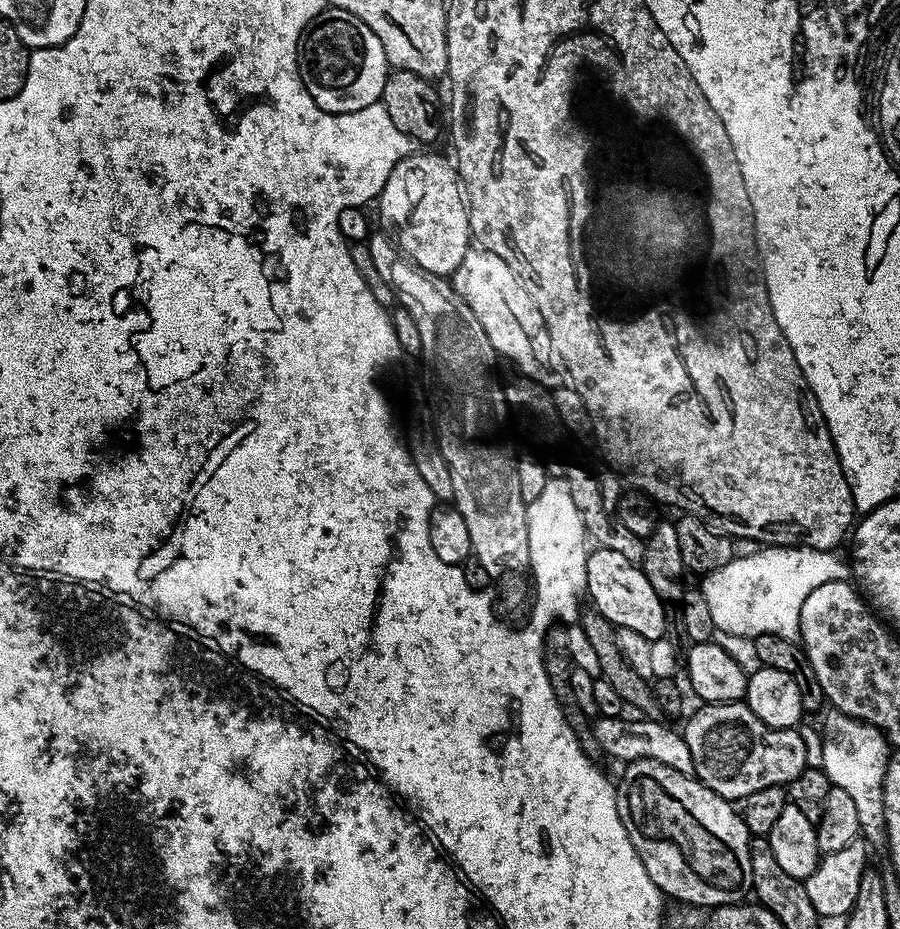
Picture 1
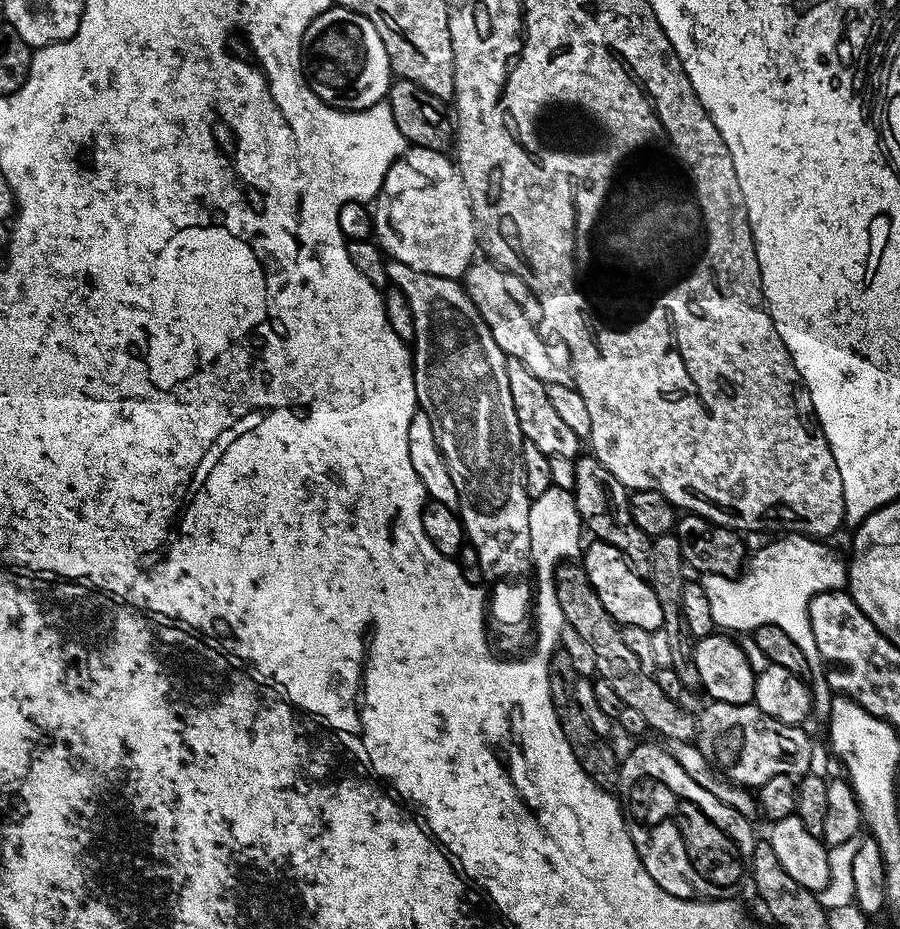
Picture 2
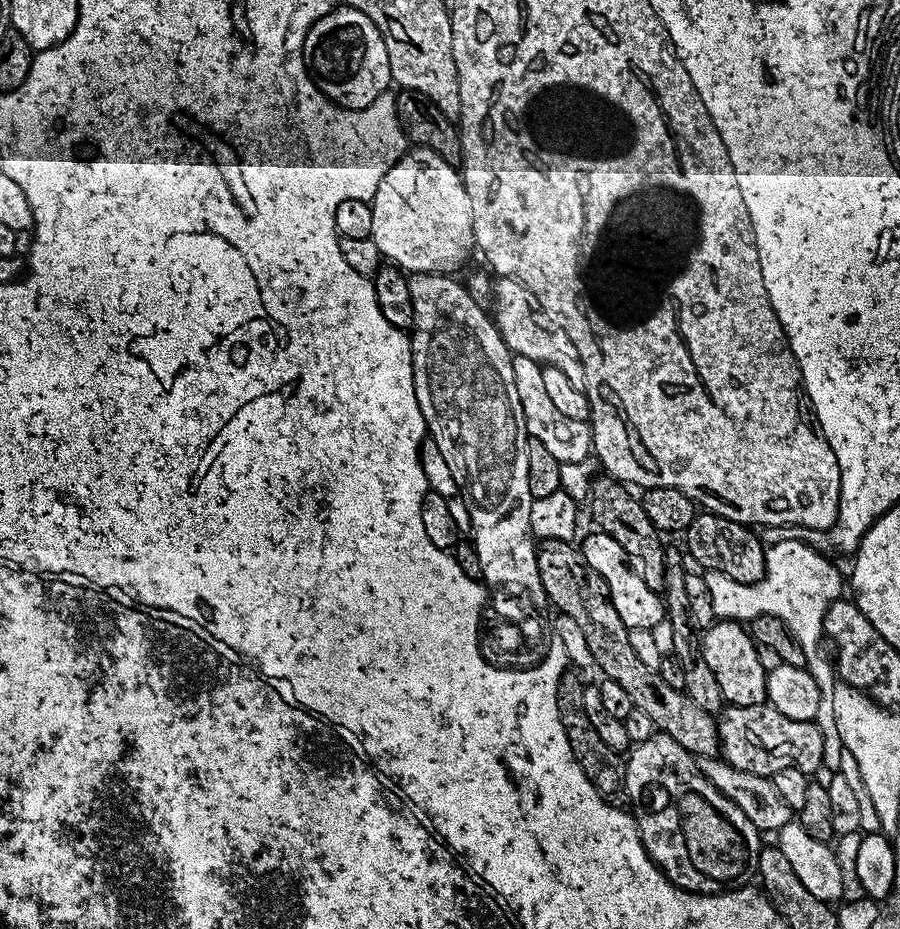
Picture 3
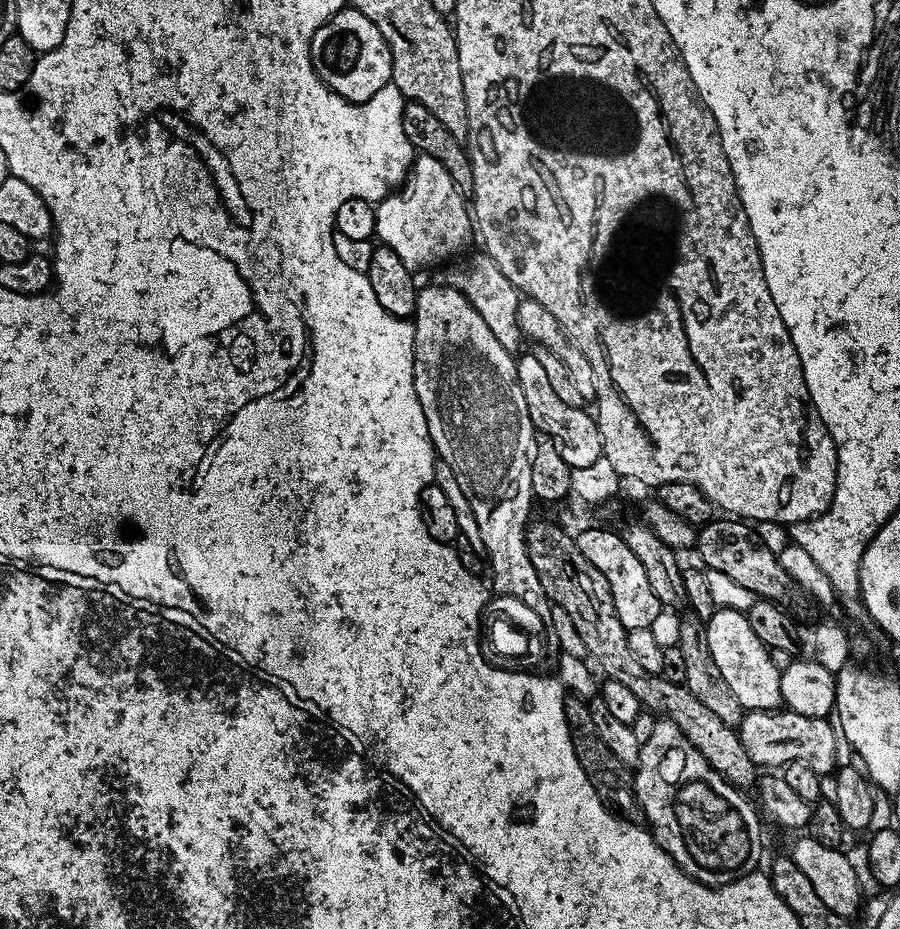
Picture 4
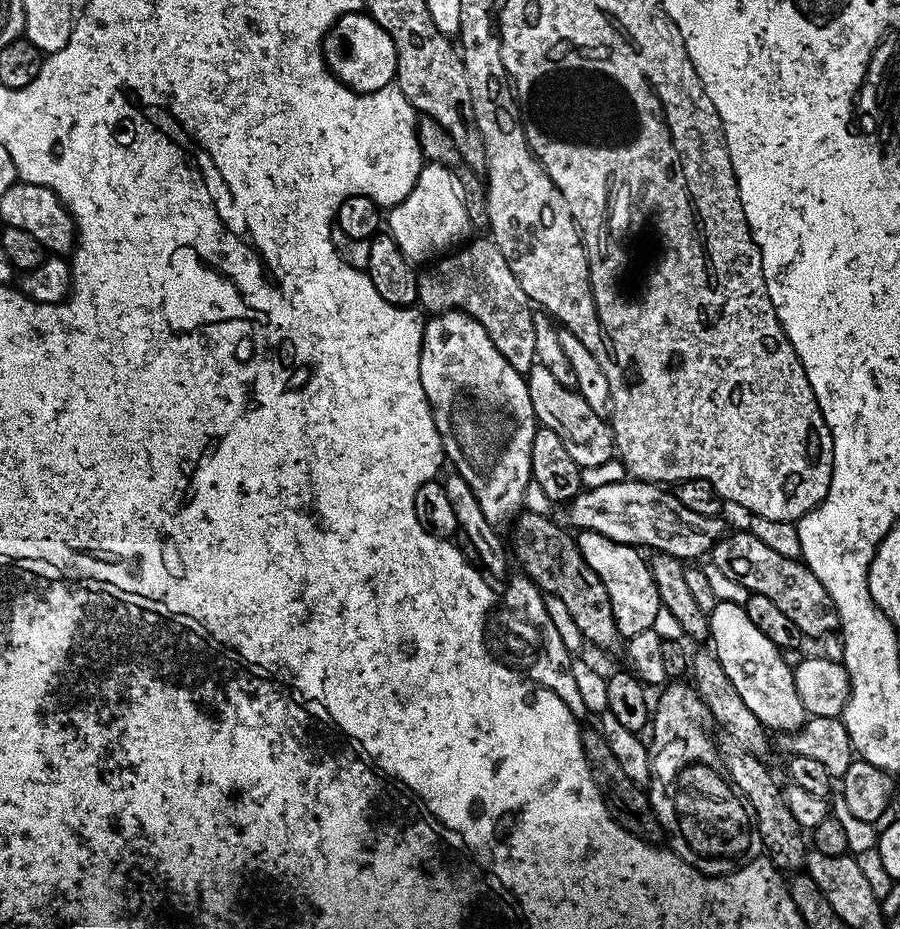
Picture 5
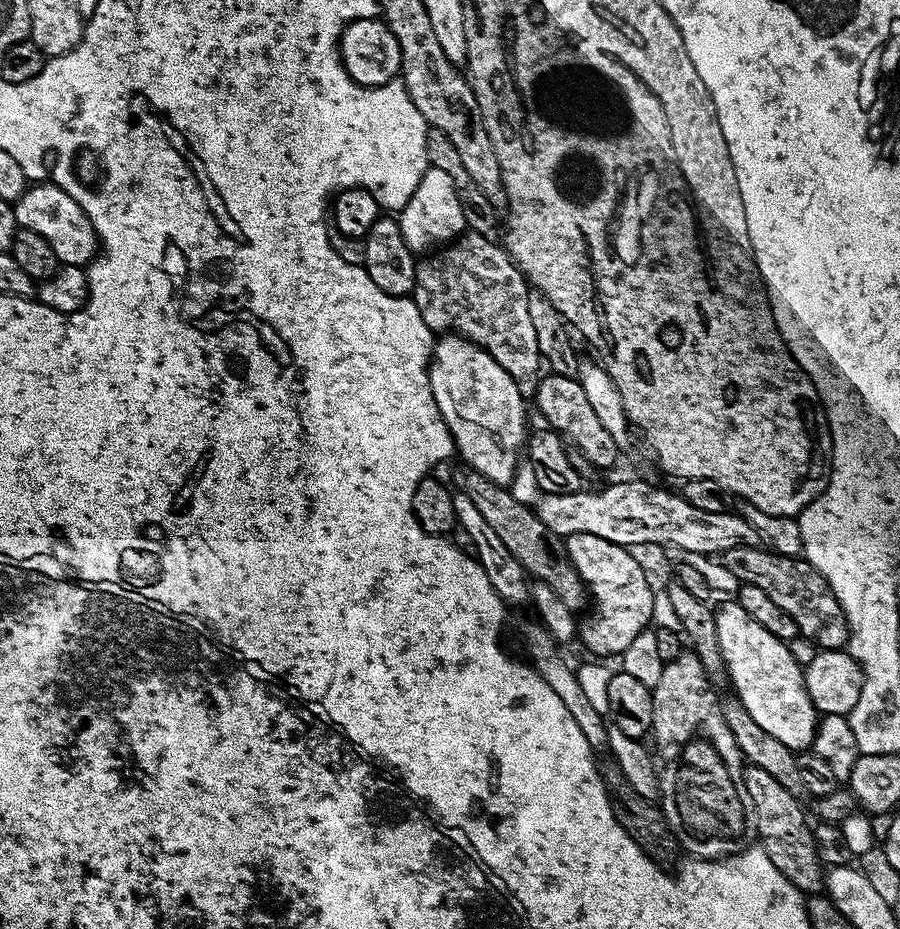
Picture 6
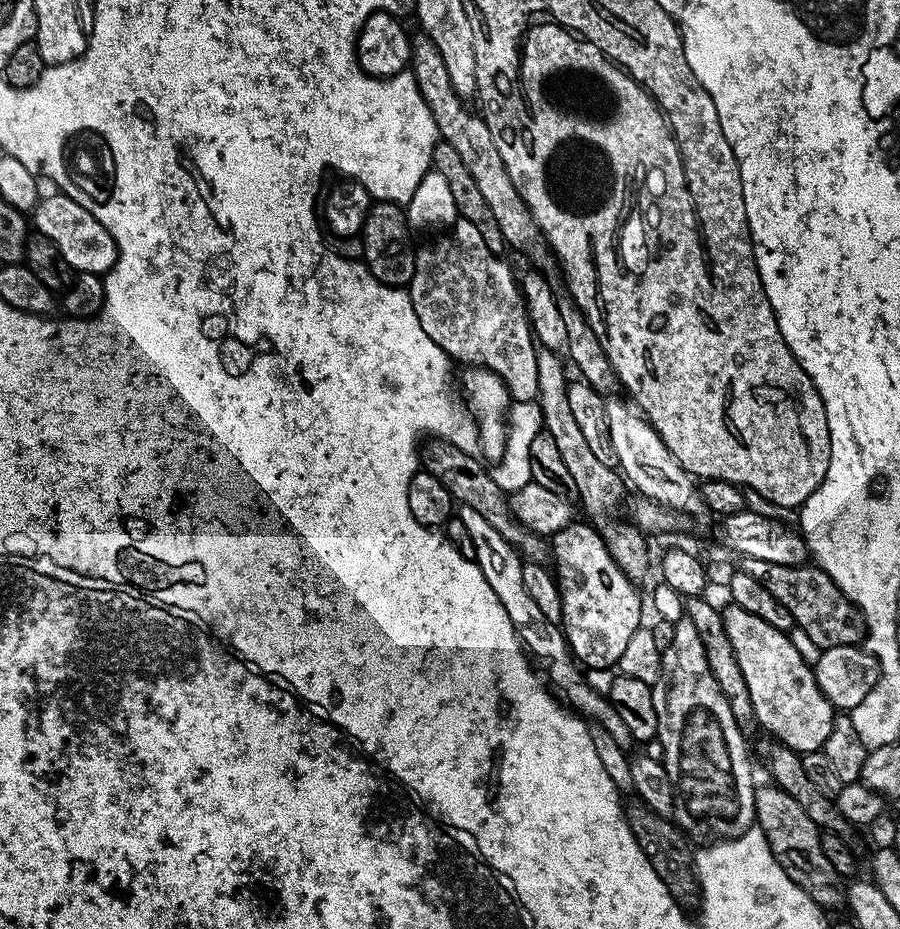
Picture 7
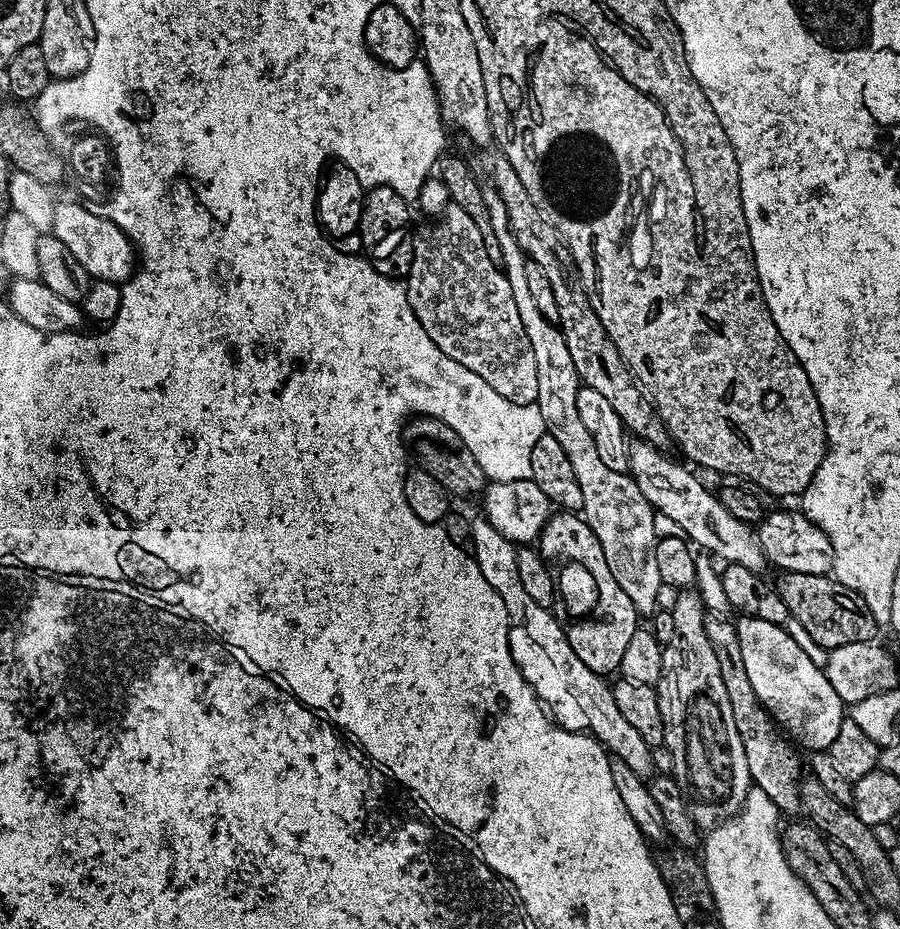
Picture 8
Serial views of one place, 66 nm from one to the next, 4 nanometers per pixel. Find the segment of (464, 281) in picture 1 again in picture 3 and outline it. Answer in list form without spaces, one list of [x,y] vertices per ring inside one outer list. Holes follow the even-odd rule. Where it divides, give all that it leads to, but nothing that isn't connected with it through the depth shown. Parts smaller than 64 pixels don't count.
[[[507,278],[497,279],[494,288],[498,293],[498,300],[500,296],[500,313],[495,313],[494,316],[496,329],[500,331],[502,338],[508,344],[509,352],[560,369],[578,390],[586,390],[585,367],[577,357],[574,344],[570,342],[569,336],[564,331],[557,328],[552,328],[550,331],[540,325],[541,317],[534,311],[534,301],[530,290],[526,290],[526,286],[519,280]]]

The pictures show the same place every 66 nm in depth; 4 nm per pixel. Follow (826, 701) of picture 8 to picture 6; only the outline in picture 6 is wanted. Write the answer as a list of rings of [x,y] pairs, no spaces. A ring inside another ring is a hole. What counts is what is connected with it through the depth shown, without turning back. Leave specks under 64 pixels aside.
[[[732,599],[722,603],[717,606],[715,613],[720,654],[724,660],[727,677],[736,688],[735,695],[739,703],[746,706],[750,718],[753,718],[766,734],[773,735],[778,742],[782,742],[792,751],[807,751],[816,736],[816,725],[820,716],[807,692],[803,665],[796,661],[789,645],[763,629],[750,614],[746,613],[738,600]]]

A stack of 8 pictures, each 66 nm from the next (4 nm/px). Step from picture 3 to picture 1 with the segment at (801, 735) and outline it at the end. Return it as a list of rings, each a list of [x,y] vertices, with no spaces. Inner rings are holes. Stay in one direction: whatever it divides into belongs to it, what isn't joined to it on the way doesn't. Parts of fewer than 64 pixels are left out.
[[[744,702],[701,703],[699,707],[689,718],[688,725],[682,728],[682,735],[686,746],[690,746],[690,756],[694,758],[696,779],[714,790],[714,794],[718,794],[722,799],[742,802],[750,794],[754,794],[754,790],[766,790],[766,786],[775,784],[787,786],[808,767],[806,746],[795,727],[774,729],[764,725]]]

